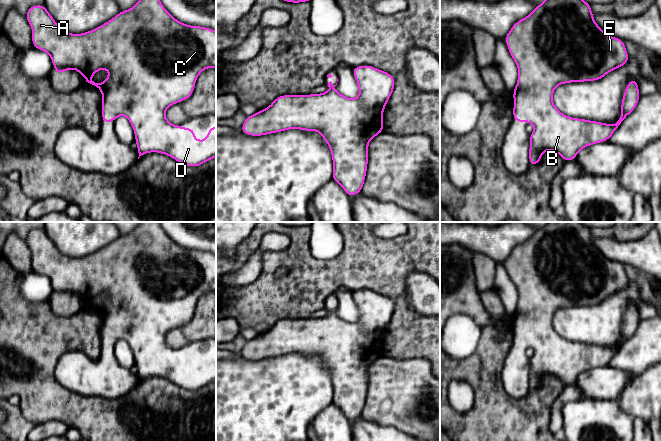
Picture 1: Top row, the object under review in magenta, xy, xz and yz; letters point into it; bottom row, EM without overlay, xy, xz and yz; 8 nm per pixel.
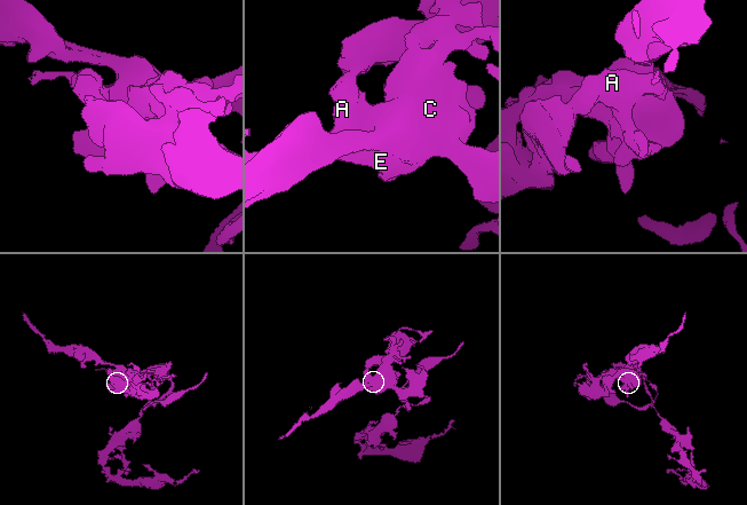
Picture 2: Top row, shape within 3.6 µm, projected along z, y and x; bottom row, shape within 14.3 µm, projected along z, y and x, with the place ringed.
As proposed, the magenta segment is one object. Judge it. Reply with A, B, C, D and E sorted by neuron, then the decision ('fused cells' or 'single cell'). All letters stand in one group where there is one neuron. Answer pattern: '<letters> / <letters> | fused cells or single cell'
A B C D E | single cell

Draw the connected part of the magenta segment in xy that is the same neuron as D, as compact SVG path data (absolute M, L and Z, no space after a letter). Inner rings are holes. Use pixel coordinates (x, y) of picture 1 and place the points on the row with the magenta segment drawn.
M139 0L131 9L120 11L114 18L105 22L101 26L81 34L71 34L61 29L54 20L54 18L50 15L44 4L31 6L28 9L27 13L25 14L25 17L32 28L32 46L39 50L45 51L50 55L56 74L62 74L68 69L77 70L86 80L86 82L96 86L101 91L103 96L101 104L102 122L104 124L108 122L114 122L115 119L120 115L124 115L127 117L134 130L135 142L137 143L137 149L139 153L138 159L144 154L150 152L157 152L170 156L171 158L175 159L177 162L184 164L186 166L198 167L216 157L216 126L212 126L207 131L206 140L195 140L194 139L195 130L193 128L184 128L180 125L173 125L166 119L165 116L165 111L168 107L190 98L190 96L194 92L196 80L199 74L204 69L211 67L216 68L216 31L215 30L202 26L191 26L178 21L164 8L160 0ZM104 68L109 71L107 79L104 82L95 83L91 79L92 75Z

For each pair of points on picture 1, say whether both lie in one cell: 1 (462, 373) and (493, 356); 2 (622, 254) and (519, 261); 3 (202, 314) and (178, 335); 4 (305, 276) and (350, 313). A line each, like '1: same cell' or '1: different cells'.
1: same cell
2: different cells
3: same cell
4: different cells

